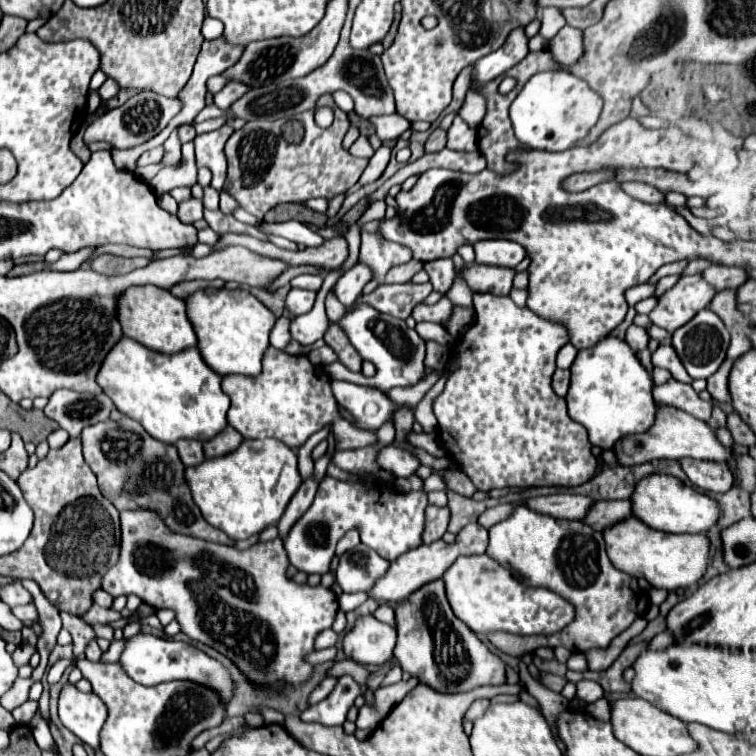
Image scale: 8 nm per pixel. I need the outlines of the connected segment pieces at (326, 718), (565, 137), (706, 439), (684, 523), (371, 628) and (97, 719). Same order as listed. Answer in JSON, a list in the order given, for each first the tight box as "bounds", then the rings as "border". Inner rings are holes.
[{"bounds":[300,675,360,727],"border":[[[344,675],[338,679],[336,691],[332,691],[324,701],[318,705],[308,707],[300,713],[300,719],[306,723],[320,723],[324,727],[336,727],[346,721],[348,709],[354,705],[354,699],[360,695],[360,685]]]},{"bounds":[510,69,602,151],"border":[[[552,69],[536,73],[510,105],[510,119],[518,141],[540,151],[568,151],[578,141],[586,139],[602,113],[602,97],[590,89],[584,79],[578,79],[568,69]]]},{"bounds":[614,407,732,465],"border":[[[658,407],[654,427],[642,435],[630,435],[622,439],[622,443],[618,443],[614,451],[622,465],[638,465],[654,459],[682,459],[682,457],[704,461],[728,461],[728,457],[732,455],[732,451],[718,441],[714,429],[706,421],[686,415],[682,411],[674,411],[670,407]]]},{"bounds":[632,475,722,533],"border":[[[652,475],[650,479],[638,483],[638,491],[634,491],[632,503],[640,521],[664,533],[708,533],[722,517],[722,507],[718,501],[698,493],[670,475]]]},{"bounds":[342,615,396,665],"border":[[[372,615],[360,617],[342,639],[344,653],[364,665],[382,665],[392,659],[396,647],[396,629],[380,623]]]},{"bounds":[58,683,108,749],"border":[[[66,683],[60,691],[58,699],[58,715],[66,729],[70,729],[82,743],[98,749],[100,745],[100,729],[108,719],[106,705],[98,699],[98,695],[82,693],[76,685]]]}]

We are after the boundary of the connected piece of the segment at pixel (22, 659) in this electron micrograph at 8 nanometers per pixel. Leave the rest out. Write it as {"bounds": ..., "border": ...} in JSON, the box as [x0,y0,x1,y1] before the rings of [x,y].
{"bounds":[12,643,36,667],"border":[[[22,643],[22,645],[18,645],[18,647],[16,647],[16,651],[12,653],[12,655],[14,655],[14,661],[18,663],[18,667],[20,667],[20,665],[24,665],[24,663],[28,663],[28,661],[30,661],[30,657],[34,655],[34,651],[36,651],[36,647],[34,647],[34,645],[30,645],[30,643]]]}

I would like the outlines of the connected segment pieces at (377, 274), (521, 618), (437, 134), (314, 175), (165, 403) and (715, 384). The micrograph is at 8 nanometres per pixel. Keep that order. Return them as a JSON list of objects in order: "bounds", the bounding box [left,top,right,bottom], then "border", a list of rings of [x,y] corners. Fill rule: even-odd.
[{"bounds":[360,233,412,283],"border":[[[362,233],[362,247],[360,247],[360,263],[366,265],[378,283],[384,281],[386,273],[400,265],[408,263],[412,259],[410,251],[406,247],[398,247],[396,243],[386,243],[376,233]]]},{"bounds":[442,555,576,635],"border":[[[462,555],[442,575],[452,611],[474,633],[512,633],[512,635],[552,635],[576,619],[570,601],[544,587],[524,585],[508,567],[484,555]]]},{"bounds":[426,127,448,153],"border":[[[438,127],[438,129],[434,129],[432,135],[430,135],[430,139],[428,139],[428,143],[426,143],[426,151],[432,153],[432,151],[444,149],[444,147],[446,147],[446,141],[448,141],[448,131],[442,129],[442,127]]]},{"bounds":[226,95,368,217],"border":[[[322,95],[316,105],[334,105],[334,123],[322,129],[314,123],[314,111],[304,111],[295,118],[305,129],[300,143],[288,143],[282,137],[282,121],[248,121],[242,129],[234,131],[226,143],[228,157],[228,181],[226,191],[234,195],[242,207],[262,217],[280,203],[306,201],[312,197],[330,197],[346,193],[354,187],[368,165],[368,159],[358,159],[342,147],[342,139],[350,129],[348,115],[334,103],[332,95]]]},{"bounds":[98,337,230,445],"border":[[[124,337],[102,363],[98,385],[114,401],[116,409],[130,419],[136,419],[150,437],[176,445],[180,439],[196,439],[206,443],[222,433],[228,425],[226,413],[230,397],[222,391],[222,375],[216,375],[204,361],[200,351],[182,351],[174,359],[154,355],[140,343]]]},{"bounds":[708,359,732,403],"border":[[[726,359],[722,367],[708,379],[708,393],[718,403],[730,403],[730,389],[728,389],[728,375],[732,369],[732,361]]]}]

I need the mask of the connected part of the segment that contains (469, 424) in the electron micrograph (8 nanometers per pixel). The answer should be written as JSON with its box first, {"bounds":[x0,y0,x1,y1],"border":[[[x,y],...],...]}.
{"bounds":[434,293,598,491],"border":[[[474,293],[474,309],[474,327],[470,327],[466,339],[454,345],[460,367],[448,377],[444,391],[434,401],[434,415],[446,455],[450,453],[478,491],[542,485],[574,487],[590,481],[598,463],[586,439],[586,429],[570,419],[566,401],[550,385],[556,371],[556,353],[570,343],[568,327],[544,319],[528,307],[518,307],[508,295]]]}

